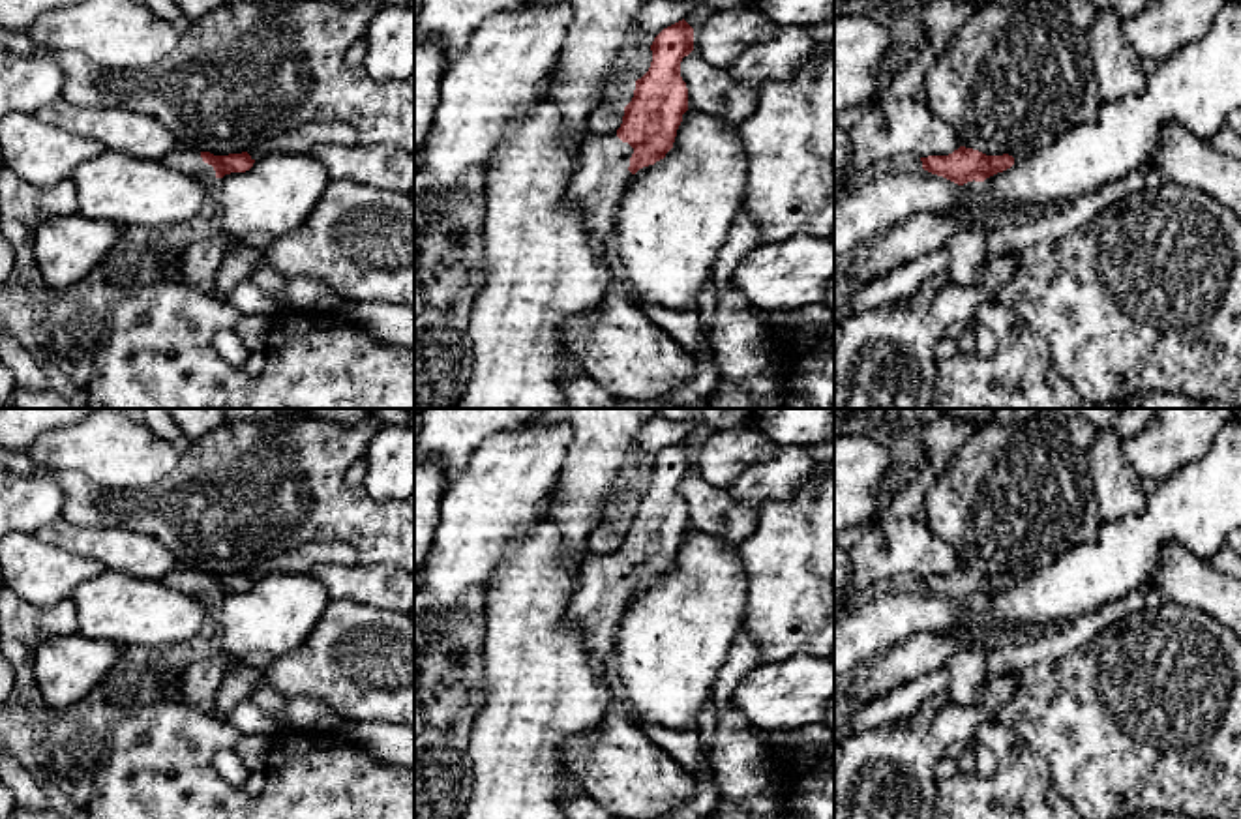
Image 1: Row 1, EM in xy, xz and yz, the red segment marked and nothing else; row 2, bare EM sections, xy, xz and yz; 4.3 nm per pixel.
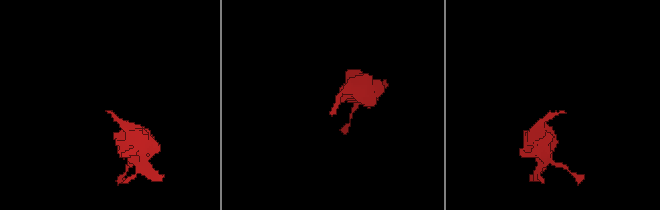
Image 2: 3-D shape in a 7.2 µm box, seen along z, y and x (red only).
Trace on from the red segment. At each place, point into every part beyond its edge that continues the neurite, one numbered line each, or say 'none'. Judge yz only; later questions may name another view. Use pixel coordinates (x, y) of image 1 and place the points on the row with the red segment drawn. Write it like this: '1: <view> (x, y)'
none

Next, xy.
1: xy (186, 160)

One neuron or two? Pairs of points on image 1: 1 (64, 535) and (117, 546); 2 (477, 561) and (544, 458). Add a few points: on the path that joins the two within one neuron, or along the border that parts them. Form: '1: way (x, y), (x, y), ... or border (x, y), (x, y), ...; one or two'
1: way (77, 540), (104, 544); one
2: way (477, 535), (477, 525), (518, 484); one

